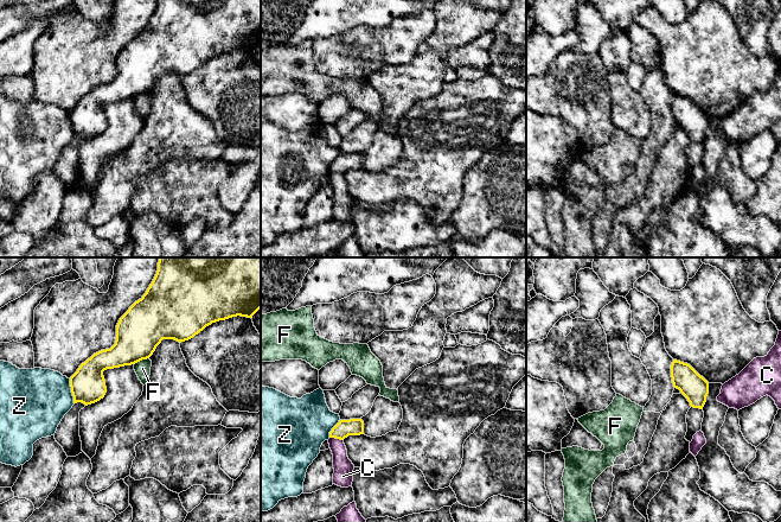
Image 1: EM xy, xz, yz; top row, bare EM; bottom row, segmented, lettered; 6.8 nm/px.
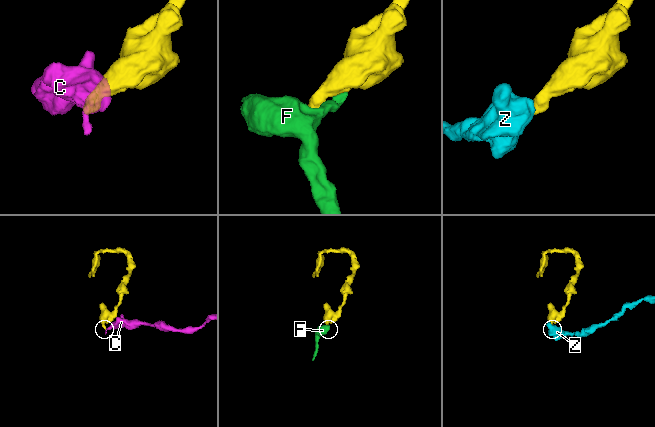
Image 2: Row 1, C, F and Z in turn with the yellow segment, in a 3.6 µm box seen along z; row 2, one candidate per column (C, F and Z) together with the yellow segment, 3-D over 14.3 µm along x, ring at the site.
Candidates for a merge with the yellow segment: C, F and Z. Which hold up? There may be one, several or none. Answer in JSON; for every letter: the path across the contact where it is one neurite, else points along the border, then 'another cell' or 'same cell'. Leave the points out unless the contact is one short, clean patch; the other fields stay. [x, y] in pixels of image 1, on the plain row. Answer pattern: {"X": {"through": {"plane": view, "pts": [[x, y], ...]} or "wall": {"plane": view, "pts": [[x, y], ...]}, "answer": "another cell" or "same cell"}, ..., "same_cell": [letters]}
{"C": {"wall": {"plane": "xz", "pts": [[330, 171], [343, 174]]}, "answer": "another cell"}, "F": {"wall": {"plane": "xy", "pts": [[148, 91], [134, 99]]}, "answer": "another cell"}, "Z": {"wall": {"plane": "xy", "pts": [[69, 113], [74, 138]]}, "answer": "another cell"}, "same_cell": []}

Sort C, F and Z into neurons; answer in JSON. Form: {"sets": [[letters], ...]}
{"sets": [["C"], ["F"], ["Z"]]}

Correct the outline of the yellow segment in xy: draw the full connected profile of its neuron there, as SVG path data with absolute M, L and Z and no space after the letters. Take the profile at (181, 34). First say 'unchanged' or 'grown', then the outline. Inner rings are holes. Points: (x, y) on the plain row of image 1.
unchanged; M158 0L156 8L146 27L120 52L116 59L115 78L110 83L94 88L70 112L73 138L82 136L88 140L103 133L107 127L103 106L149 93L162 74L181 77L193 72L212 57L237 50L252 52L260 43L261 0Z

